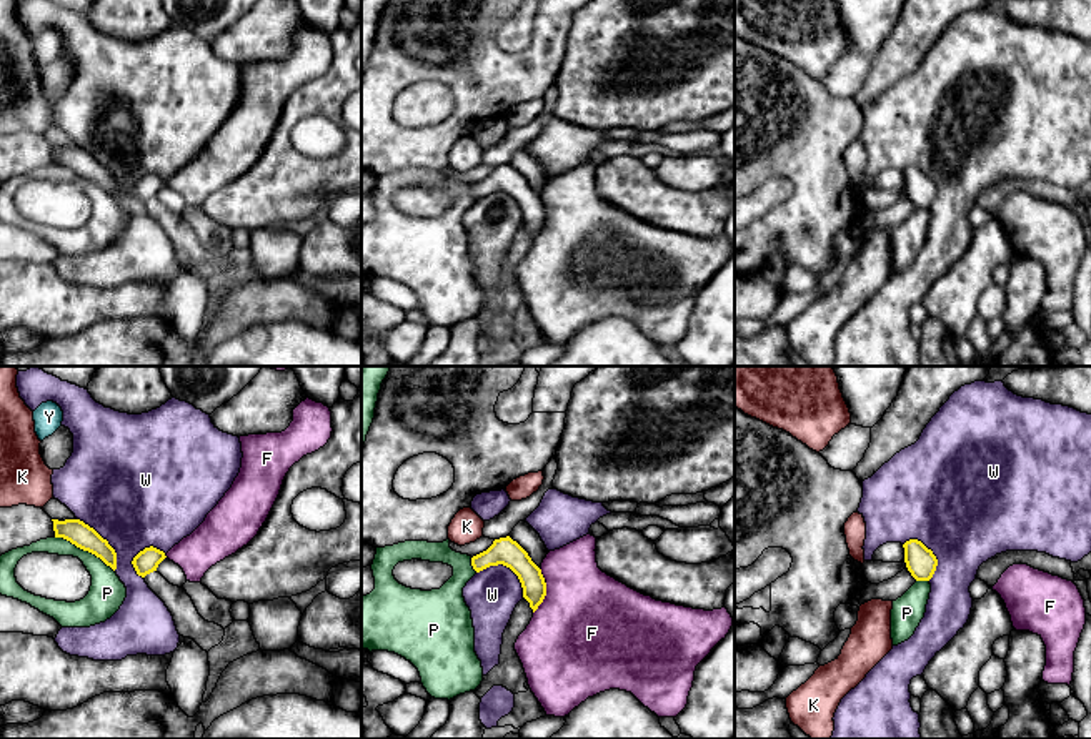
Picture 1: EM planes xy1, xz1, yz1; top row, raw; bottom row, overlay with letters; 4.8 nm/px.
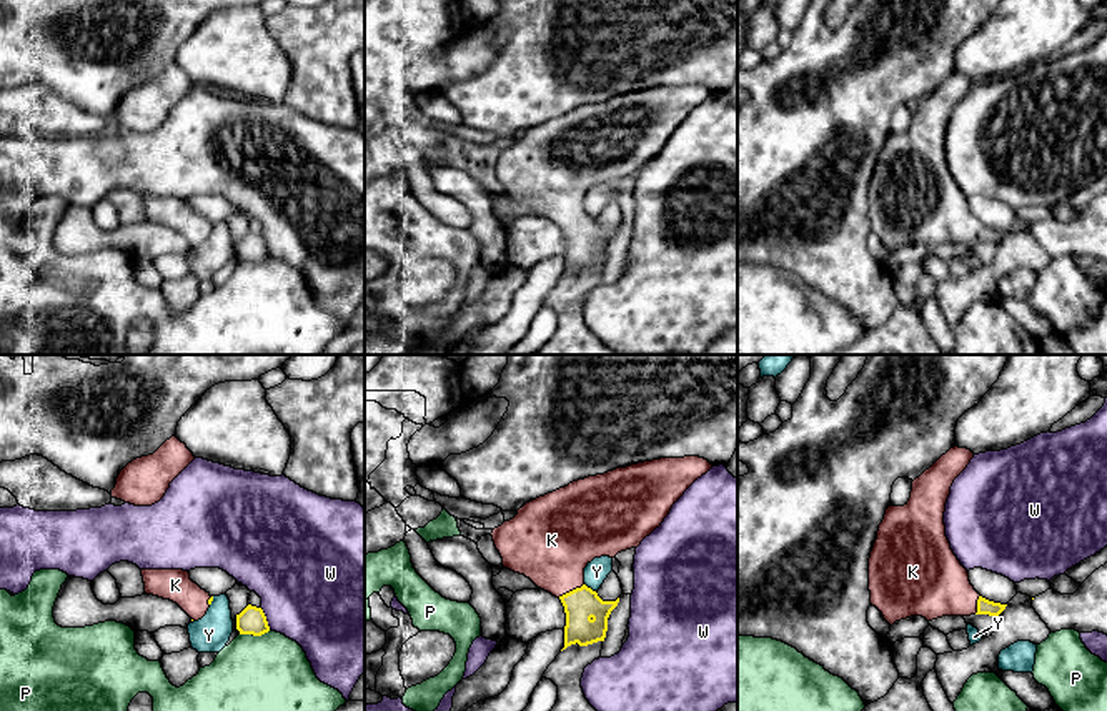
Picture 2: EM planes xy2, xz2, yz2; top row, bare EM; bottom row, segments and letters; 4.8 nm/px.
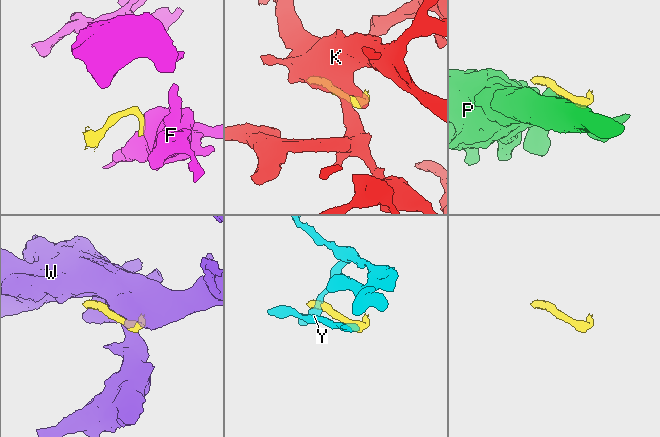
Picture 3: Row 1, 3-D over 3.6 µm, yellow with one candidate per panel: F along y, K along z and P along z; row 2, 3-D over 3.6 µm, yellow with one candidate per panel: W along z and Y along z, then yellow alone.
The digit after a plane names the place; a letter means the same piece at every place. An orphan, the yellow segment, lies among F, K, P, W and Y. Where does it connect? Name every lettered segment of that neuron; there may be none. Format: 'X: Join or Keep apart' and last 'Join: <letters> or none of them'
F: Keep apart
K: Join
P: Keep apart
W: Keep apart
Y: Keep apart
Join: K

